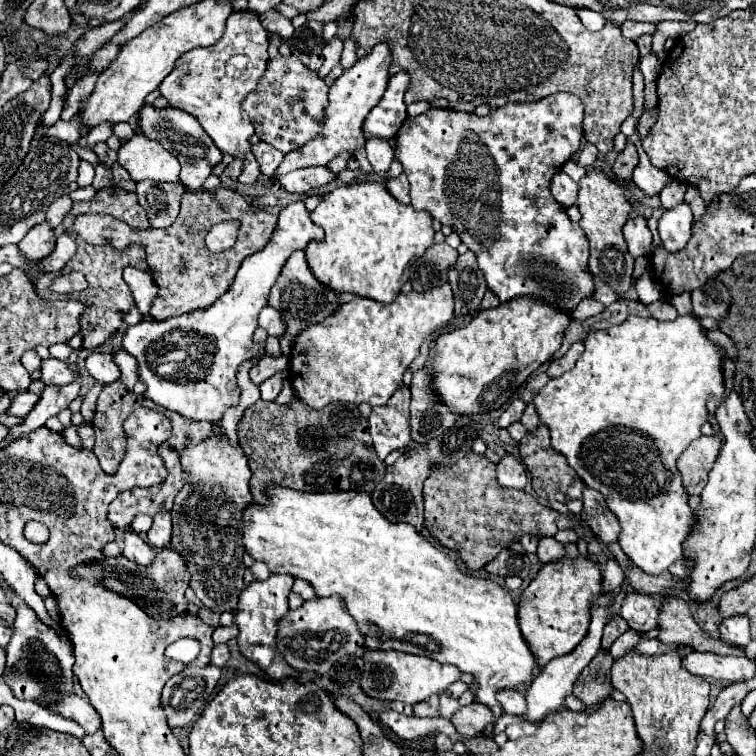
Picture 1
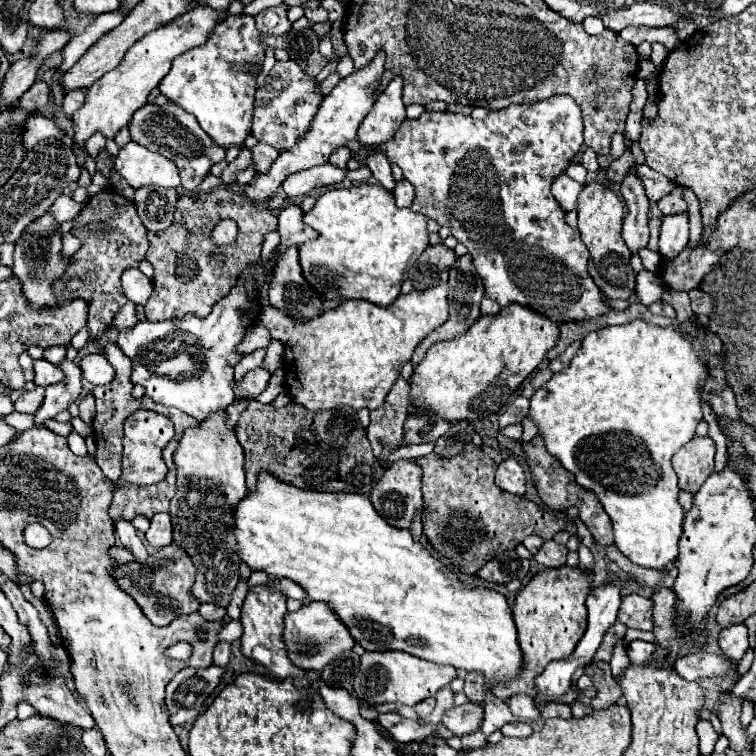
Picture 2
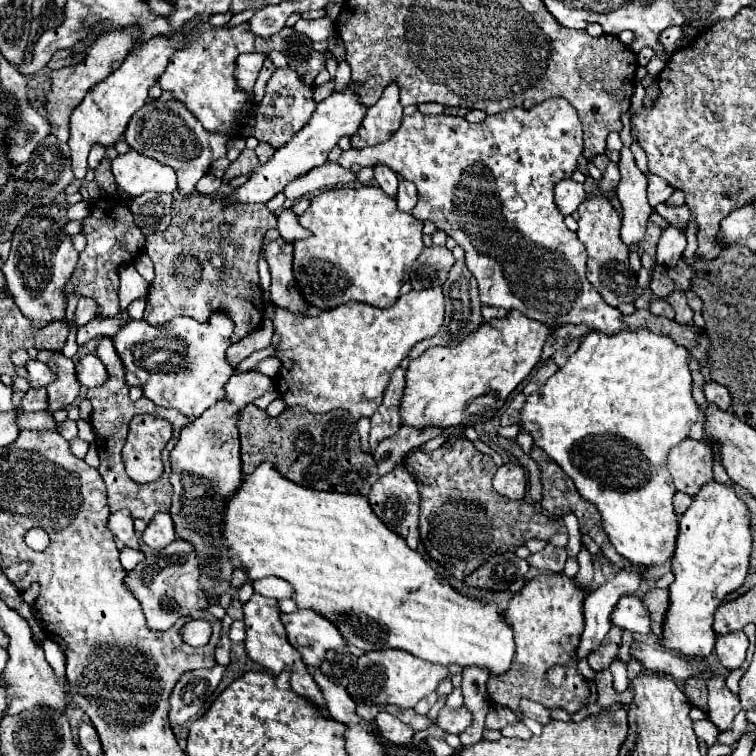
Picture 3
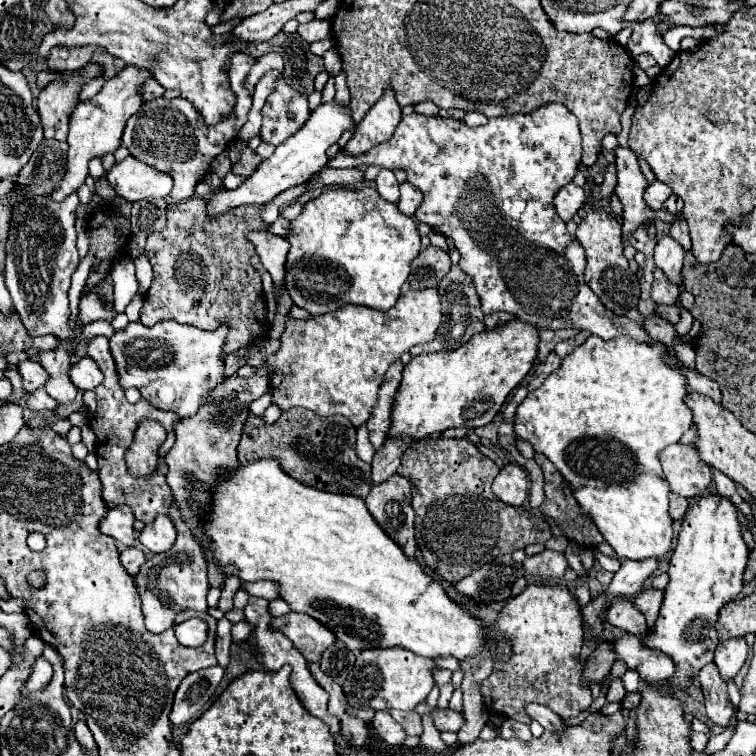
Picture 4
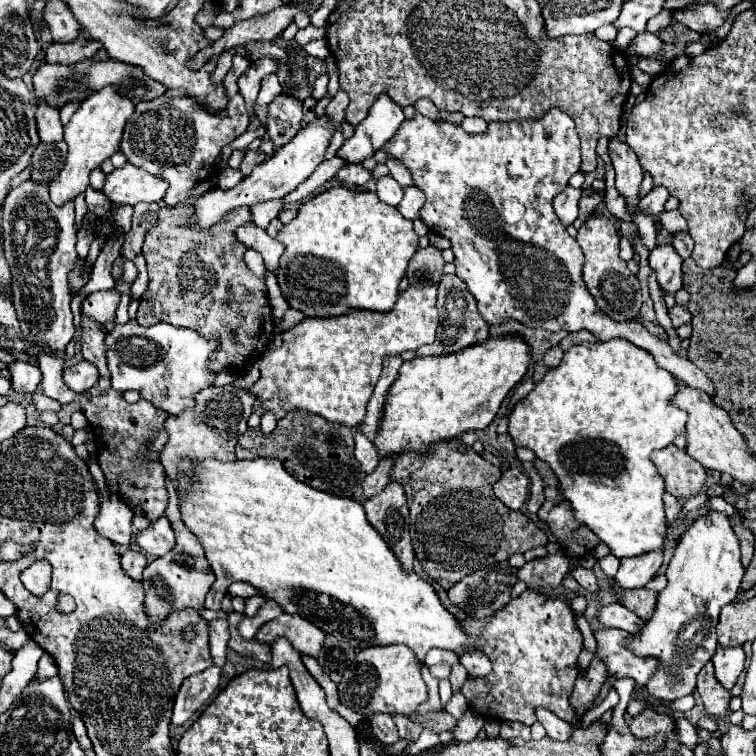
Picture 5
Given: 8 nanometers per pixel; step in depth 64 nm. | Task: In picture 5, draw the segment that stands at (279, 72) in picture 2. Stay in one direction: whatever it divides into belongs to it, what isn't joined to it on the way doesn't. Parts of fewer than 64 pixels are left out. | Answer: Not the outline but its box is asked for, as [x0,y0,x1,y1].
[266,94,304,146]

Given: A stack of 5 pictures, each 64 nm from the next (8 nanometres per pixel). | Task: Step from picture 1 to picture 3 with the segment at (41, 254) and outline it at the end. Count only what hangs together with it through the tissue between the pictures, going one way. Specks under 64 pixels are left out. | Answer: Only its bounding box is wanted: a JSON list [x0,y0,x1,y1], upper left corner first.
[2,204,78,326]

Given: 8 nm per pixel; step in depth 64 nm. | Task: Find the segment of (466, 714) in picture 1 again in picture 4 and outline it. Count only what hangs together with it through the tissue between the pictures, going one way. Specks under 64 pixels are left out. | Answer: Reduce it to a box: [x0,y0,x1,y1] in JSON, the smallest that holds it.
[434,710,464,732]

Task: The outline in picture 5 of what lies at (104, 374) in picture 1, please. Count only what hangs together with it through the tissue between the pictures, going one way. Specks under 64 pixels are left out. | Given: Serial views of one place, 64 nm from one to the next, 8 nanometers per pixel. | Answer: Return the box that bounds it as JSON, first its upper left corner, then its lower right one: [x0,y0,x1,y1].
[64,360,100,392]

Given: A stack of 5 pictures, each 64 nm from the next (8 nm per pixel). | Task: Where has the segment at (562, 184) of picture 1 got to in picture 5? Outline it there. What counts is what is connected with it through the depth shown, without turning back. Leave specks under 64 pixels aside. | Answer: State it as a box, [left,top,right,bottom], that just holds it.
[554,186,582,226]

